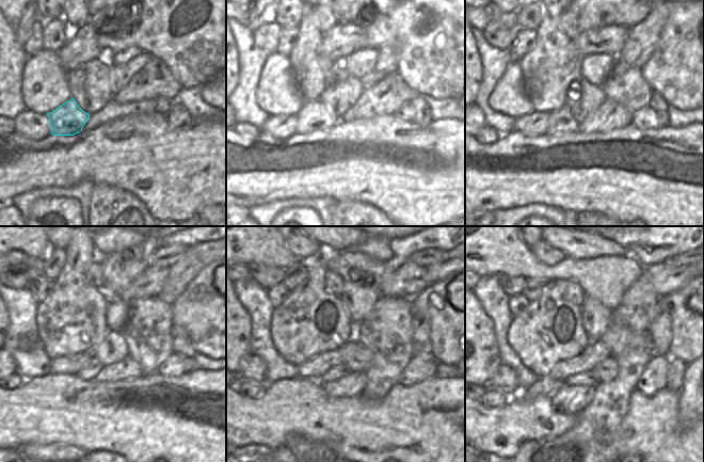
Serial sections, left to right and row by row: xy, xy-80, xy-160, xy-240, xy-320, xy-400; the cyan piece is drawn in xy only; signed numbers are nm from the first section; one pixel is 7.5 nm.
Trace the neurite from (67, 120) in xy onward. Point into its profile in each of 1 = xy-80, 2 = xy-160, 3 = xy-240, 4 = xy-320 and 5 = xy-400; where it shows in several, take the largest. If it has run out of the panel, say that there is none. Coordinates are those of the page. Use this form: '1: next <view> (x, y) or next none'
1: next xy-80 (313, 116)
2: next xy-160 (559, 122)
3: next xy-240 (91, 370)
4: next xy-320 (338, 371)
5: next xy-400 (589, 378)

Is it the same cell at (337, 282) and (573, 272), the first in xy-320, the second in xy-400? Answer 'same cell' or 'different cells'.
different cells

